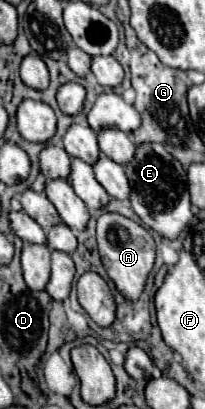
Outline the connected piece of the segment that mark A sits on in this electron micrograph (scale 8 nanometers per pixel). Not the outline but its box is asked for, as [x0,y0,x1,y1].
[97,212,155,300]

